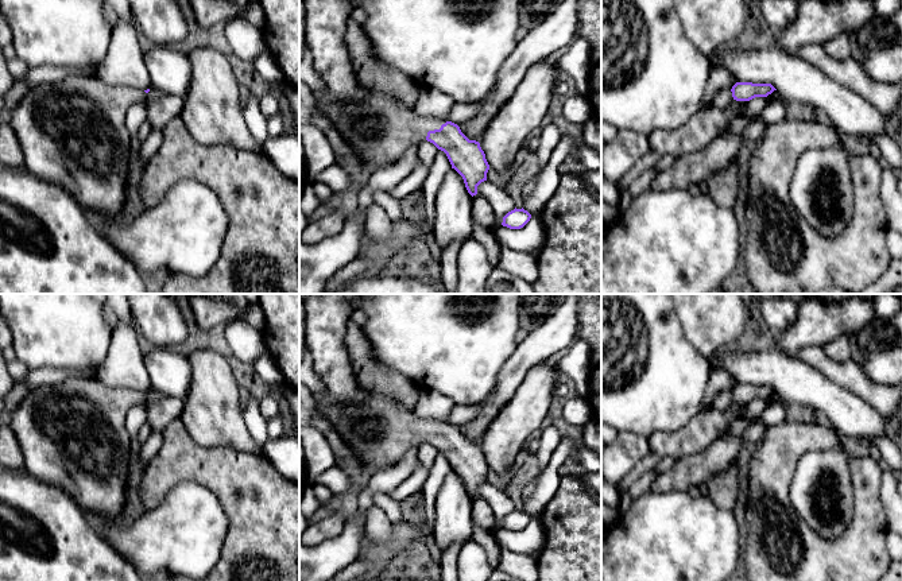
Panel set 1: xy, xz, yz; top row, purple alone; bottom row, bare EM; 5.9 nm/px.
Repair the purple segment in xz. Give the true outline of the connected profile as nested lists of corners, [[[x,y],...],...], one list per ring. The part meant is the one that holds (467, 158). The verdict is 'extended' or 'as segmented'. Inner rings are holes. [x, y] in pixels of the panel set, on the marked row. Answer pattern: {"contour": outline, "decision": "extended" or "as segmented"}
{"contour": [[[305,0],[306,44],[313,54],[313,69],[328,90],[326,97],[314,94],[317,111],[340,131],[371,174],[395,164],[409,147],[427,140],[446,154],[452,169],[462,177],[468,193],[476,195],[477,186],[487,181],[489,170],[479,142],[469,140],[452,121],[418,116],[414,106],[359,85],[344,39],[353,8],[351,0]]], "decision": "extended"}

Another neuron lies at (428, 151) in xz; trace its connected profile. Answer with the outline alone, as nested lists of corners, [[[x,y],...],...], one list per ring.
[[[427,140],[419,143],[418,144],[419,162],[423,163],[425,166],[430,167],[438,154],[438,151],[440,150]]]

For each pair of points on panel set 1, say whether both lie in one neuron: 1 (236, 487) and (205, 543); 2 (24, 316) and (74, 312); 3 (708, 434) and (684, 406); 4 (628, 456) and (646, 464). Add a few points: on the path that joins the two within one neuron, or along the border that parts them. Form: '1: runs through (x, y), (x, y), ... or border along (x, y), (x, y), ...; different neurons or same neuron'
1: border along (204, 485), (216, 496), (227, 516), (224, 542); different neurons
2: runs through (37, 312), (62, 312); same neuron
3: border along (700, 409), (678, 429), (665, 430); different neurons
4: border along (649, 438), (647, 452), (618, 484); different neurons

